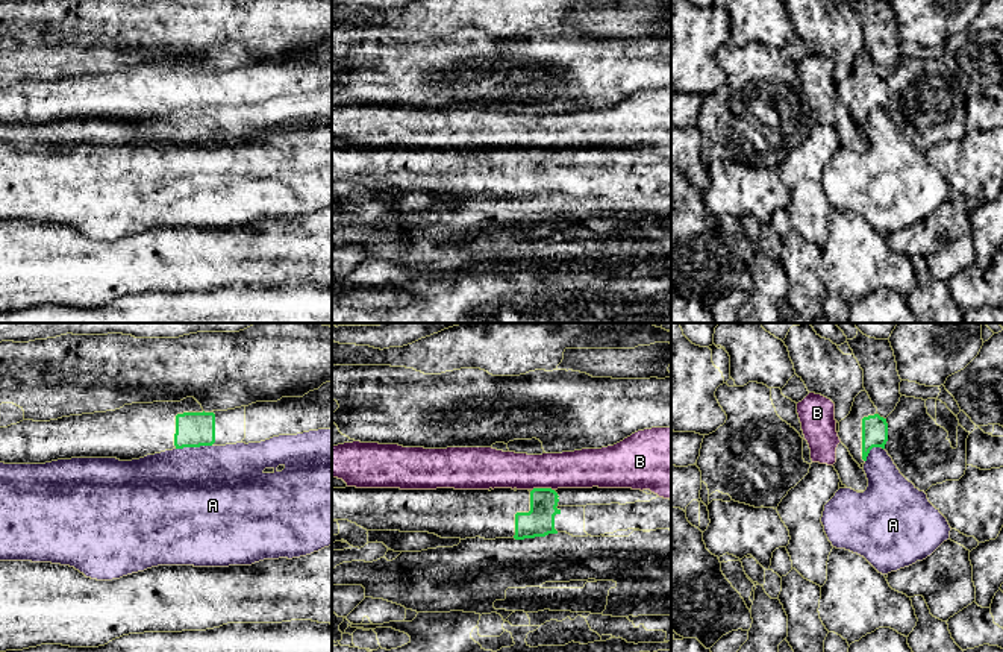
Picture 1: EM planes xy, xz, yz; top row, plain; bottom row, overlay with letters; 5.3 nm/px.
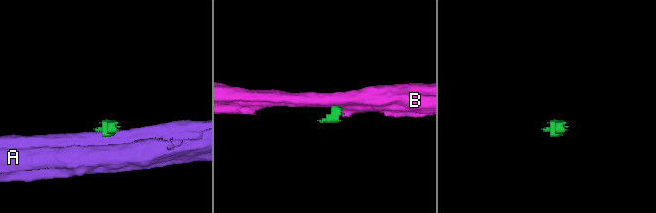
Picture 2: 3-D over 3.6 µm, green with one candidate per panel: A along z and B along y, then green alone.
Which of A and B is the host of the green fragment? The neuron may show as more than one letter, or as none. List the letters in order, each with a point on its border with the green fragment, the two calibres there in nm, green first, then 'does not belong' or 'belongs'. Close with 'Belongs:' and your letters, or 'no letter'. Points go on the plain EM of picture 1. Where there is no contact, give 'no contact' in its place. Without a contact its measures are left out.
A: contact xy (193, 106); calibres 190 and 500 nm; does not belong
B: contact xz (543, 149); calibres 160 and 200 nm; does not belong
Belongs: no letter

